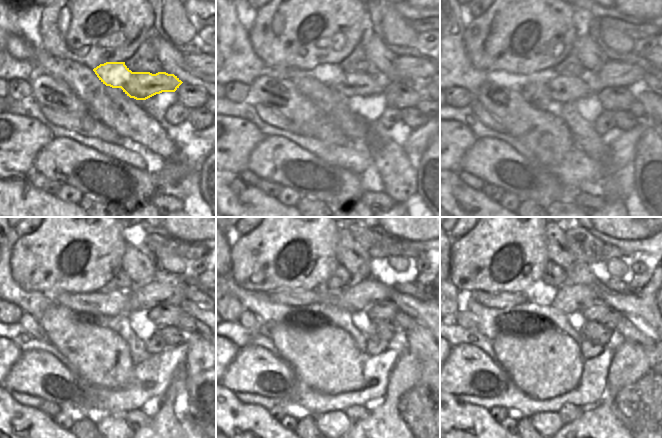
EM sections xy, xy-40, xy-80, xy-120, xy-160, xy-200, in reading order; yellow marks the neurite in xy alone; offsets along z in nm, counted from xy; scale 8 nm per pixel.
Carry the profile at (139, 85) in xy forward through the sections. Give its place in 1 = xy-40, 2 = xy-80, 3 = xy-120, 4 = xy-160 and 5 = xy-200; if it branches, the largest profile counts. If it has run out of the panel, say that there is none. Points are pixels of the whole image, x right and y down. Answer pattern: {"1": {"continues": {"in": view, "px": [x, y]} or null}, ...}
{"1": {"continues": {"in": "xy-40", "px": [346, 84]}}, "2": {"continues": {"in": "xy-80", "px": [563, 87]}}, "3": {"continues": {"in": "xy-120", "px": [115, 303]}}, "4": {"continues": {"in": "xy-160", "px": [286, 297]}}, "5": {"continues": {"in": "xy-200", "px": [489, 299]}}}

